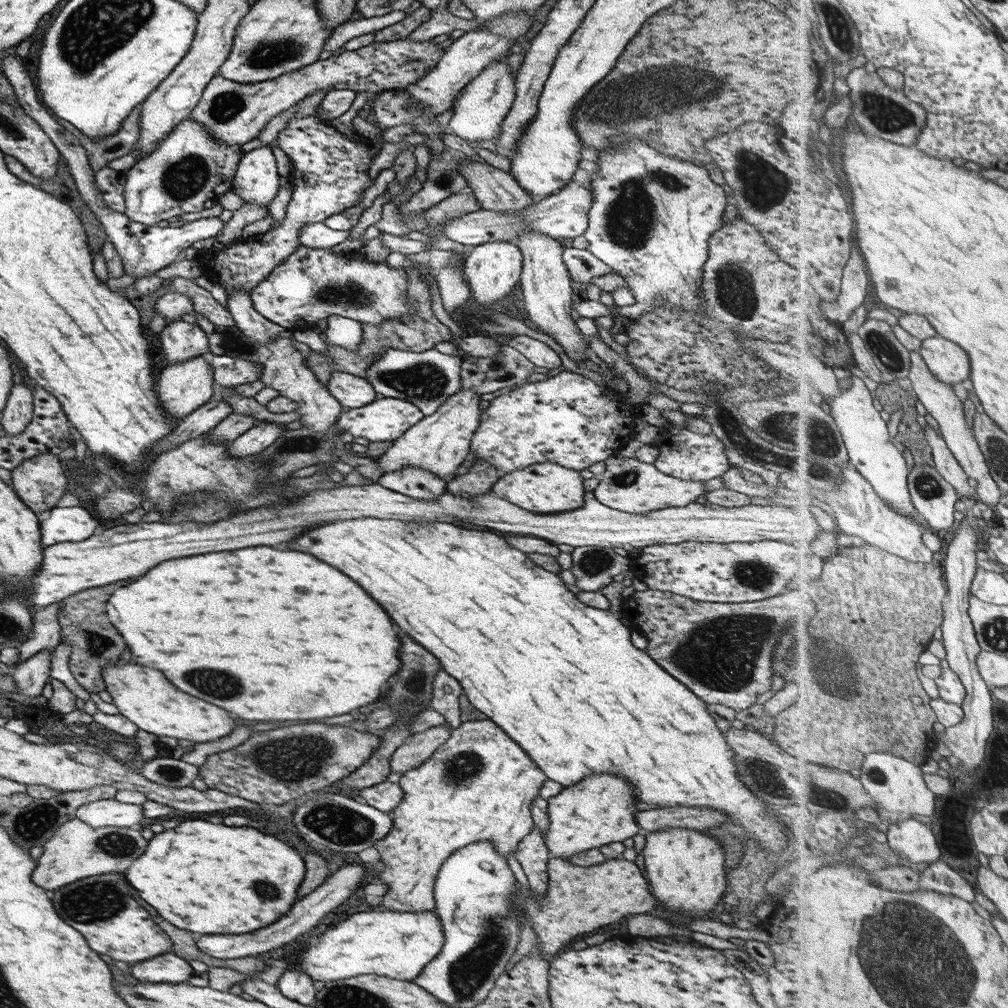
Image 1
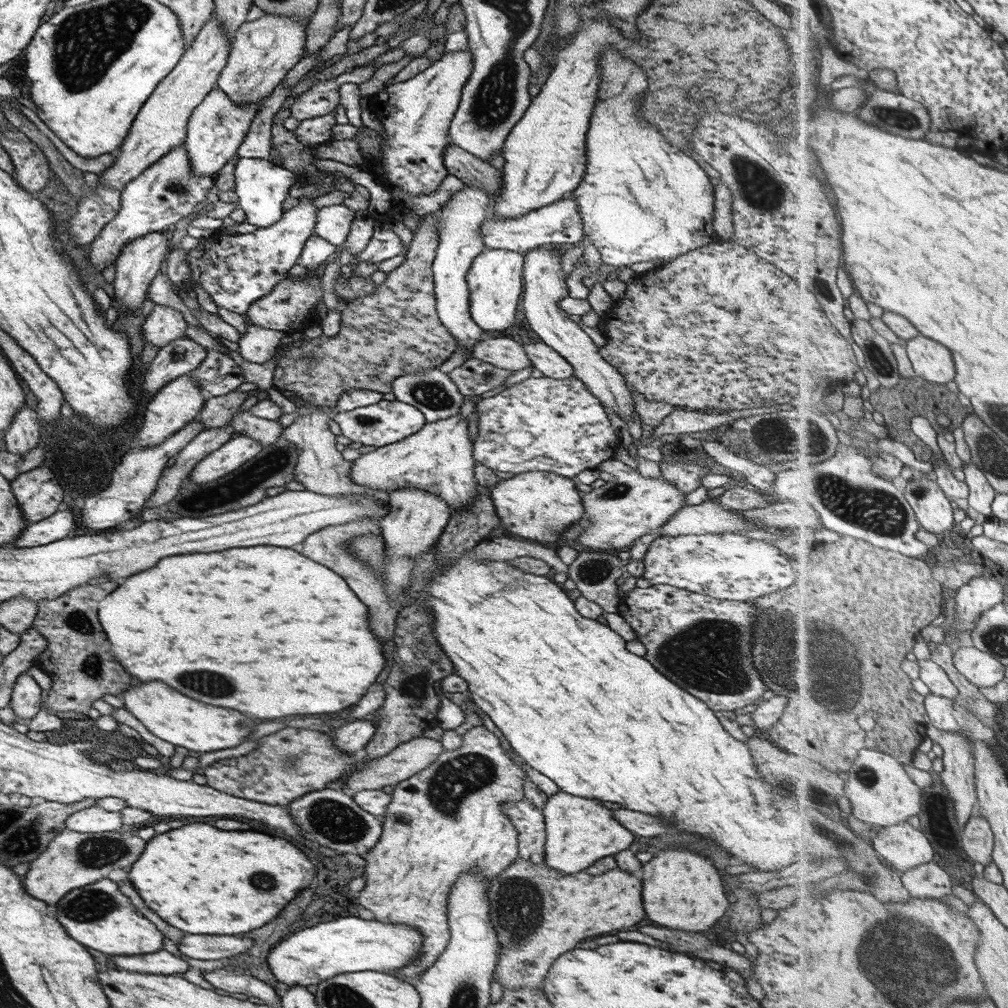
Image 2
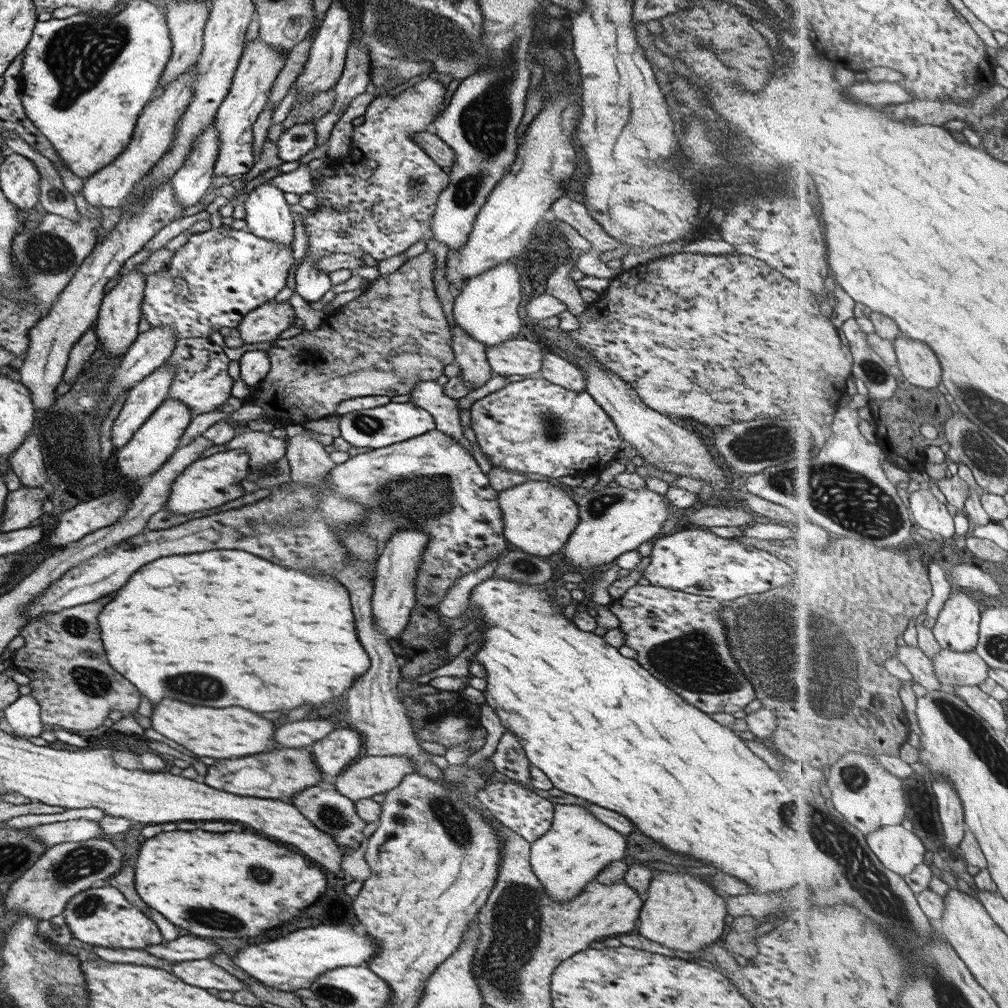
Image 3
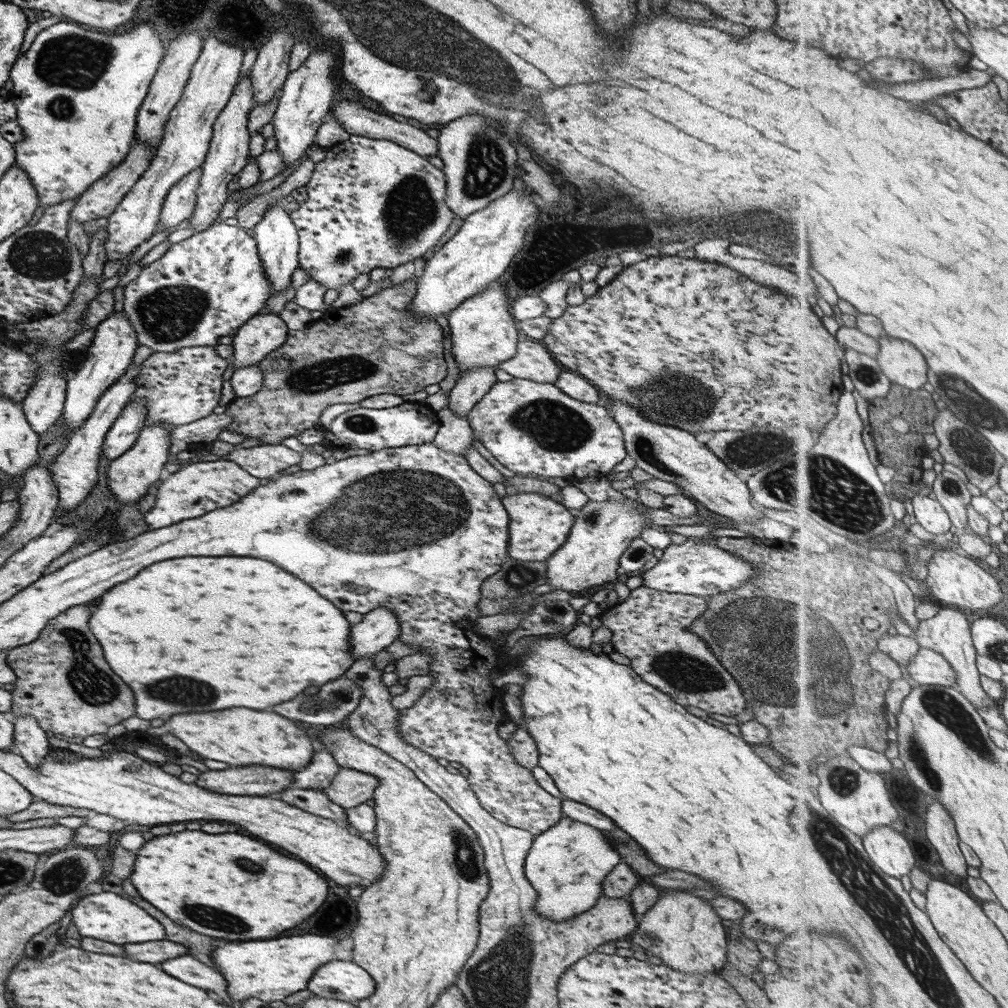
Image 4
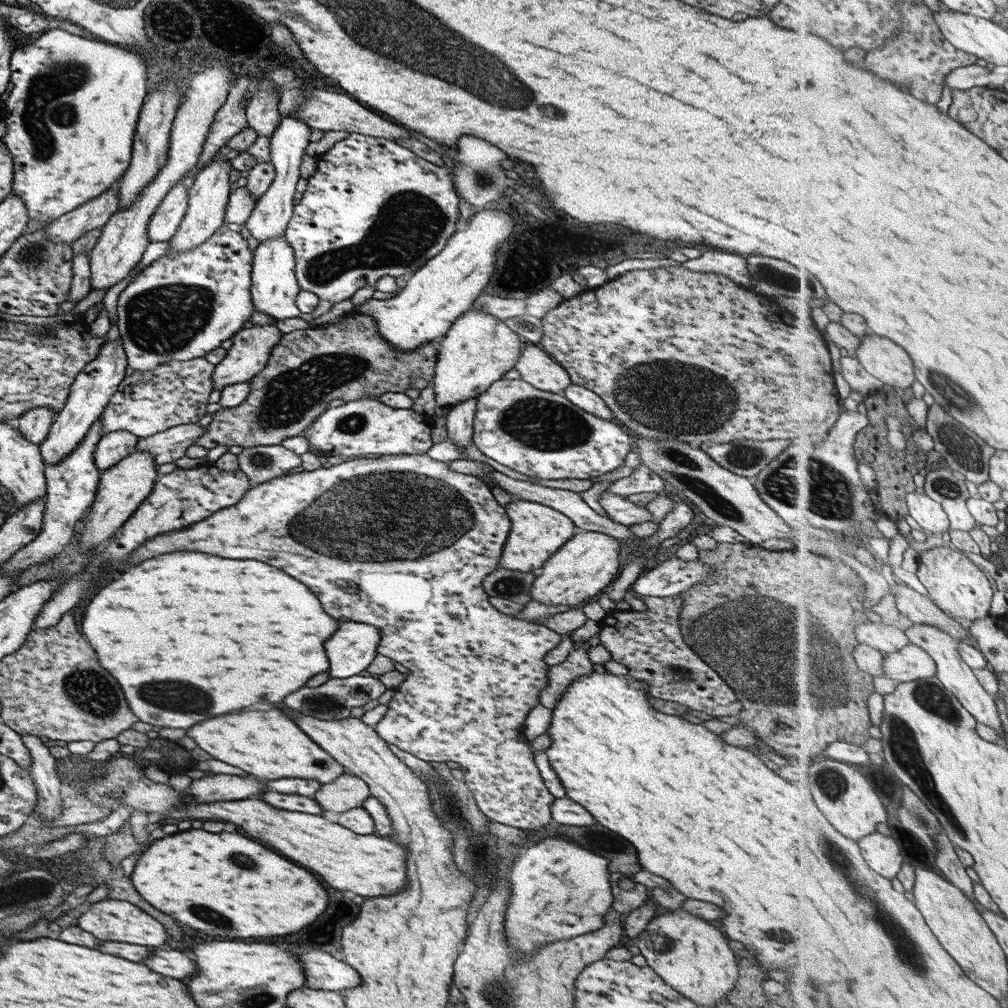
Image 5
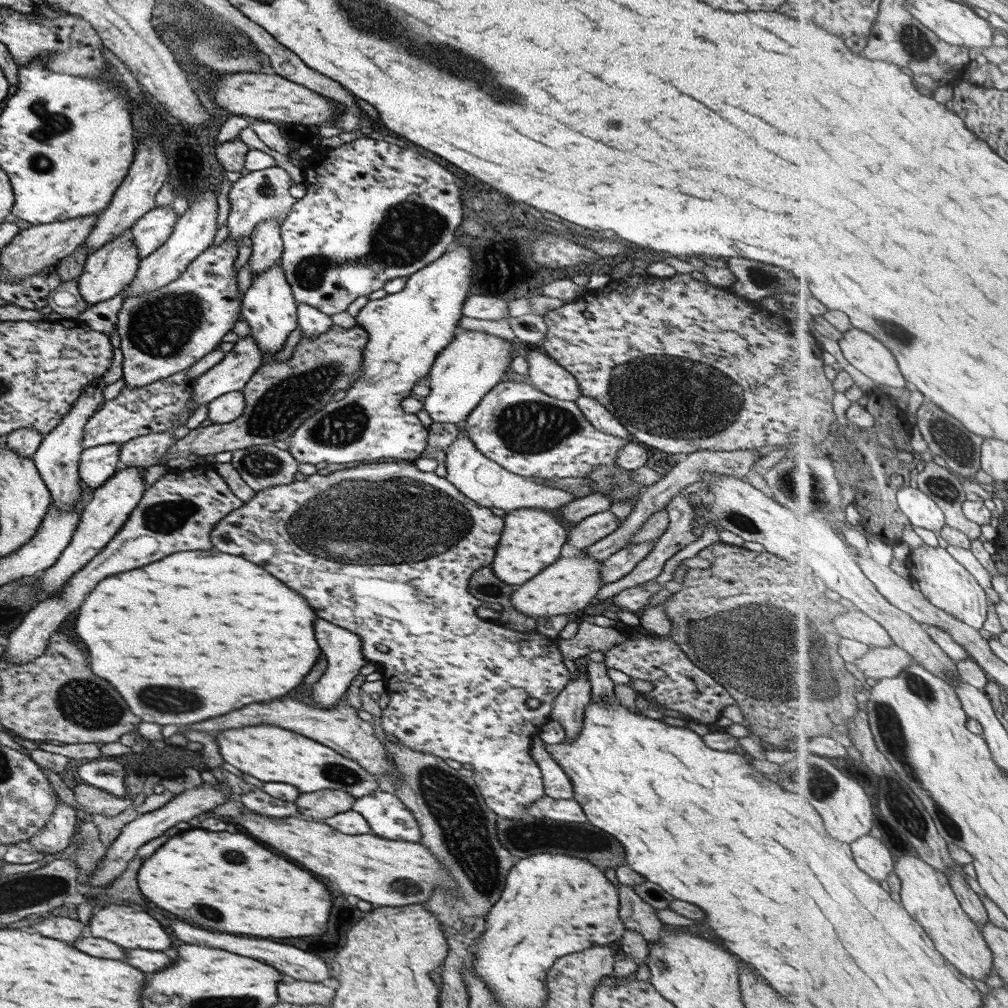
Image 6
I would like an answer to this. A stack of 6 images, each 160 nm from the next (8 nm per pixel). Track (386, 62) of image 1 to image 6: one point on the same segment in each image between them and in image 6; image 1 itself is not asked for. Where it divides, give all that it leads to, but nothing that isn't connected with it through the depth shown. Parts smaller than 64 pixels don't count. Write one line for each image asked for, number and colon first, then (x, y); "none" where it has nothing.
2: (215, 128)
3: (189, 181)
4: (178, 204)
5: (164, 221)
6: (154, 227)

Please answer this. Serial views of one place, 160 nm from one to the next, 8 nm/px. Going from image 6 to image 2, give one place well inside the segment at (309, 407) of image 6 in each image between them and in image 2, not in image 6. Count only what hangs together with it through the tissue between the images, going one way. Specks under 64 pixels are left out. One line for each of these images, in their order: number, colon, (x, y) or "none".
2: (395, 330)
3: (393, 335)
4: (375, 347)
5: (348, 359)

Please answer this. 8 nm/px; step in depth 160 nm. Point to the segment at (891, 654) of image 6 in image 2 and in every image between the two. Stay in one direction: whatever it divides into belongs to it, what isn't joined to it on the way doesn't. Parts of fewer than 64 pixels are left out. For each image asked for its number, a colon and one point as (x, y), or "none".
2: (983, 669)
3: (953, 668)
4: (929, 667)
5: (910, 663)

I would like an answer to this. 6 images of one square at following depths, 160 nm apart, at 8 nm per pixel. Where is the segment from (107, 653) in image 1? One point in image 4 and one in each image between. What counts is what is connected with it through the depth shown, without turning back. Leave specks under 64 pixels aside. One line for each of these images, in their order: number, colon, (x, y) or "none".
2: (75, 658)
3: (75, 688)
4: (62, 681)

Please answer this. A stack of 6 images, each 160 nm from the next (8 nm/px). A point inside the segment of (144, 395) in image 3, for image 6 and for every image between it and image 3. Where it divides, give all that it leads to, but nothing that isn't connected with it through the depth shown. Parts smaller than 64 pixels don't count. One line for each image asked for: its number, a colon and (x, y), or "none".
4: (123, 431)
5: (113, 446)
6: (96, 464)

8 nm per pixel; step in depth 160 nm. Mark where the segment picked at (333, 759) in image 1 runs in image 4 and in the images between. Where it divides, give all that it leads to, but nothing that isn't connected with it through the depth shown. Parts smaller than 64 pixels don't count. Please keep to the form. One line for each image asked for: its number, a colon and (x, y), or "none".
2: (292, 762)
3: (280, 773)
4: (248, 780)

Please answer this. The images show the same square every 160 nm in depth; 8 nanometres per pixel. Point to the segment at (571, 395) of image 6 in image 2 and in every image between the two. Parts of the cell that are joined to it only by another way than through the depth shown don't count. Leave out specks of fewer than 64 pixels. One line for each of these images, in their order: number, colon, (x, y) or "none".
2: (502, 352)
3: (517, 356)
4: (531, 361)
5: (535, 366)

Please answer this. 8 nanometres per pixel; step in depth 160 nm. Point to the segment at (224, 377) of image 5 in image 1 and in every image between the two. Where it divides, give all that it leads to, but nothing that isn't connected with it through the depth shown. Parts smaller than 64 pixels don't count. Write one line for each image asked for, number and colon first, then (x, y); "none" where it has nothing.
1: (310, 285)
2: (285, 308)
3: (262, 324)
4: (262, 333)

